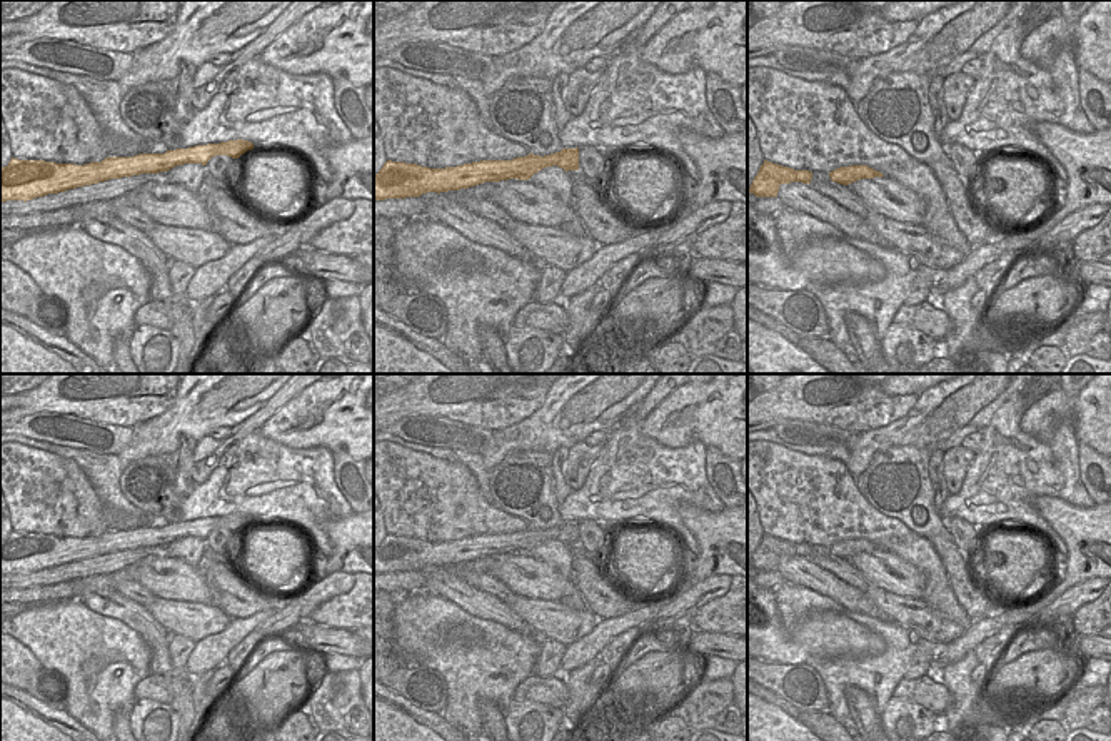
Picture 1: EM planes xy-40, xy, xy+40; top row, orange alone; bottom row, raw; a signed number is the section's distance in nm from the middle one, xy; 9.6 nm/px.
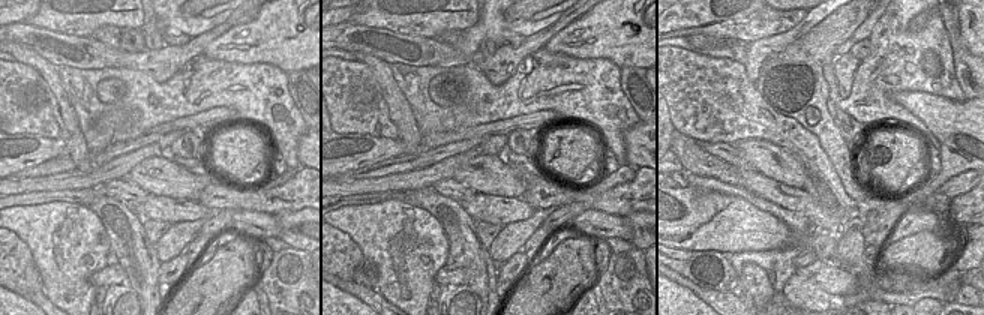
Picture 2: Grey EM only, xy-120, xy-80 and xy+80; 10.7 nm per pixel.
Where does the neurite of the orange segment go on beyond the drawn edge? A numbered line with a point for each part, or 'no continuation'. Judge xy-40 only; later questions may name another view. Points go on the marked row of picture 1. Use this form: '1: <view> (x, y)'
no continuation

